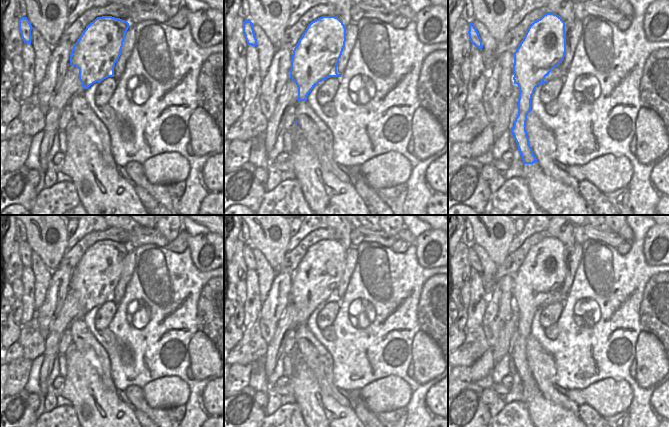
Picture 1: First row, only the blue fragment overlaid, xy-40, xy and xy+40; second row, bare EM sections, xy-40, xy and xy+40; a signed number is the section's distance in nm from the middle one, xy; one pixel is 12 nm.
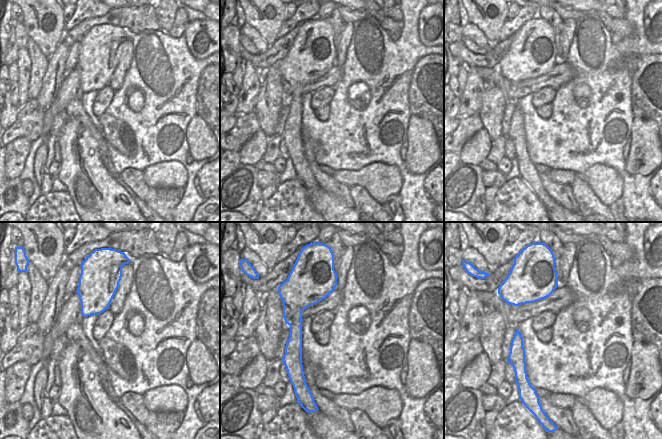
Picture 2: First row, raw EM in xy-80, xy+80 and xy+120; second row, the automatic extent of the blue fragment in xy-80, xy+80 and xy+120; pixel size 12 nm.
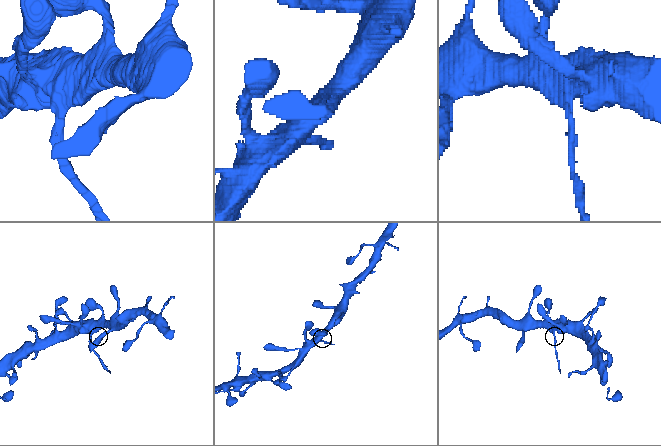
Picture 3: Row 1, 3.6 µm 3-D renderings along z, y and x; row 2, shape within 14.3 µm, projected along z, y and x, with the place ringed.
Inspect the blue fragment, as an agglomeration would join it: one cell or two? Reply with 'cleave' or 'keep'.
cleave

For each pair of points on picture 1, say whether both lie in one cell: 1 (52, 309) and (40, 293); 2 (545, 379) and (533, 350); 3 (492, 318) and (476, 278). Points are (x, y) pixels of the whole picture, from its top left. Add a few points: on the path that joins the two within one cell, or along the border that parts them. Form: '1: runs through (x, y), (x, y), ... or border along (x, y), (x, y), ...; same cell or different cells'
1: border along (52, 277), (45, 300), (35, 312); different cells
2: runs through (544, 372), (538, 357); same cell
3: border along (489, 295), (481, 324); different cells

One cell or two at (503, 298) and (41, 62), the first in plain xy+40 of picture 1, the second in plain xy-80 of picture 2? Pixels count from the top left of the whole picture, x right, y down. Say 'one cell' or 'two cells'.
two cells

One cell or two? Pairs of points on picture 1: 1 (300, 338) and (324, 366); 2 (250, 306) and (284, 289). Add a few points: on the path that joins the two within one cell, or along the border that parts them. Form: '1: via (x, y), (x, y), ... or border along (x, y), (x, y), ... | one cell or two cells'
1: via (307, 345), (318, 359) | one cell
2: border along (263, 302), (258, 319) | two cells

